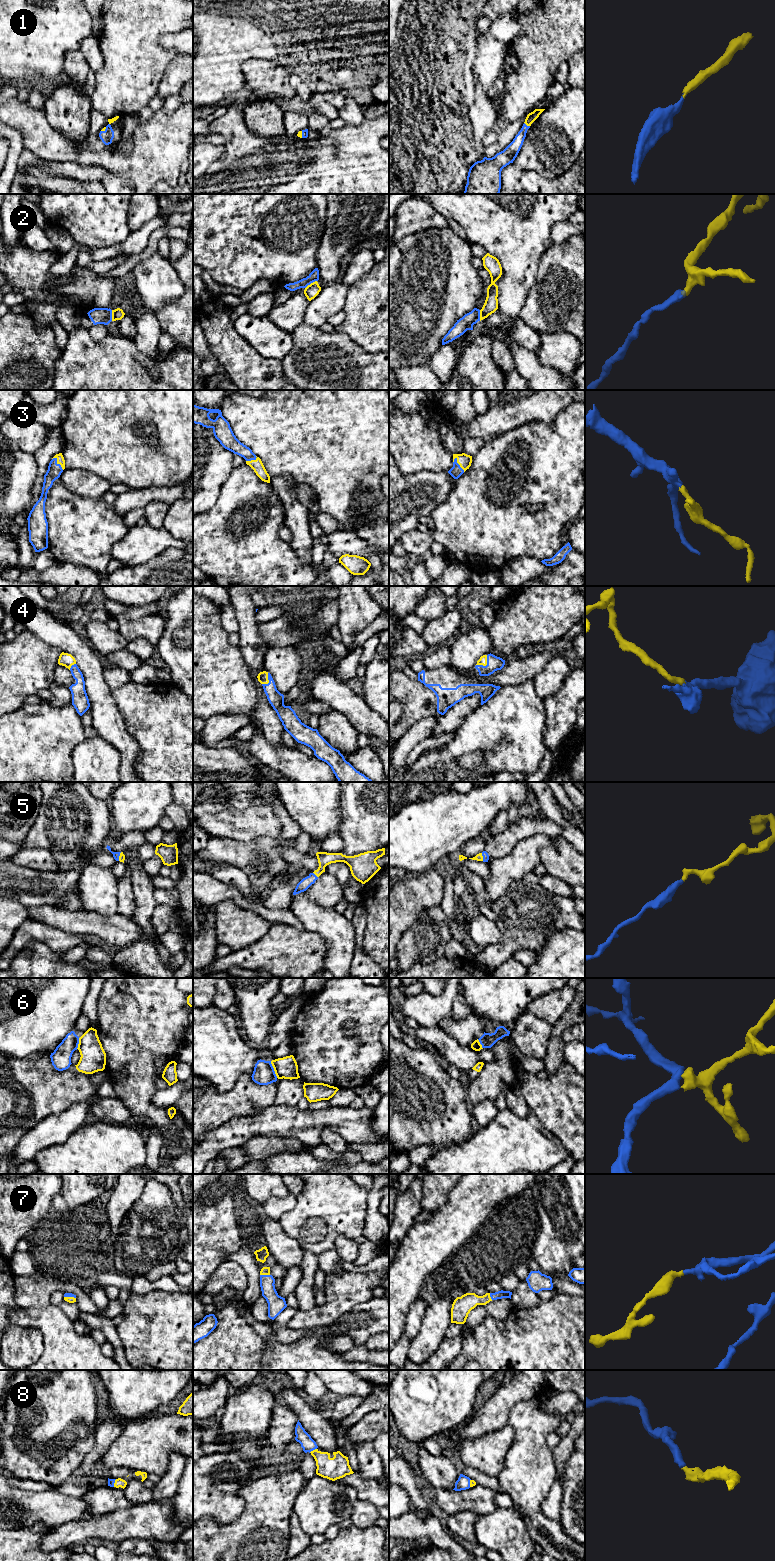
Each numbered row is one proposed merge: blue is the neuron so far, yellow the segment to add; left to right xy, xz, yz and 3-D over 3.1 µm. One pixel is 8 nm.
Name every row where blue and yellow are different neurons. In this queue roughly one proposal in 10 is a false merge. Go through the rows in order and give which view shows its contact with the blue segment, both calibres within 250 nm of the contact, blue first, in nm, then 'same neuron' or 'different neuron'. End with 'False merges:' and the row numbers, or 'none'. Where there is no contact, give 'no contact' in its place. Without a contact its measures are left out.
1: meets blue in yz; 110 nm thick on the blue side, 80 nm on the other; same neuron
2: meets blue in xz; 80 nm thick on the blue side, 110 nm on the other; different neuron
3: meets blue in yz; 100 nm thick on the blue side, 110 nm on the other; same neuron
4: meets blue in yz; 120 nm thick on the blue side, 60 nm on the other; same neuron
5: meets blue in yz; 50 nm thick on the blue side, 60 nm on the other; same neuron
6: meets blue in xz; 170 nm thick on the blue side, 170 nm on the other; different neuron
7: meets blue in xz; 140 nm thick on the blue side, 60 nm on the other; same neuron
8: meets blue in xz; 110 nm thick on the blue side, 180 nm on the other; same neuron
False merges: 2, 6

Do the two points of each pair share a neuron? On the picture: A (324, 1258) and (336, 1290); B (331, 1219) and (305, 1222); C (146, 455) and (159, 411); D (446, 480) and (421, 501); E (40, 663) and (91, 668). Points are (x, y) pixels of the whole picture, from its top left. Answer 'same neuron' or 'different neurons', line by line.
A: different neurons
B: same neuron
C: same neuron
D: same neuron
E: different neurons

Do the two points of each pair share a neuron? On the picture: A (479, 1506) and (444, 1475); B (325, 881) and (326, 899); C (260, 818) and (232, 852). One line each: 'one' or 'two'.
A: two
B: one
C: two

